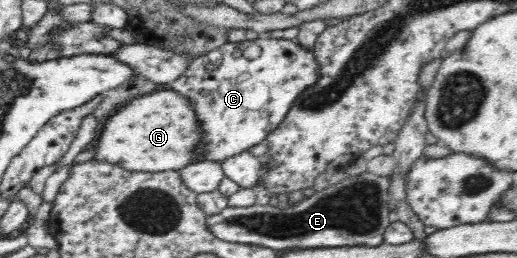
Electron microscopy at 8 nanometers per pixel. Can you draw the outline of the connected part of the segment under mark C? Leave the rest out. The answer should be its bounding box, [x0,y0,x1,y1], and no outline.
[169,38,319,164]

